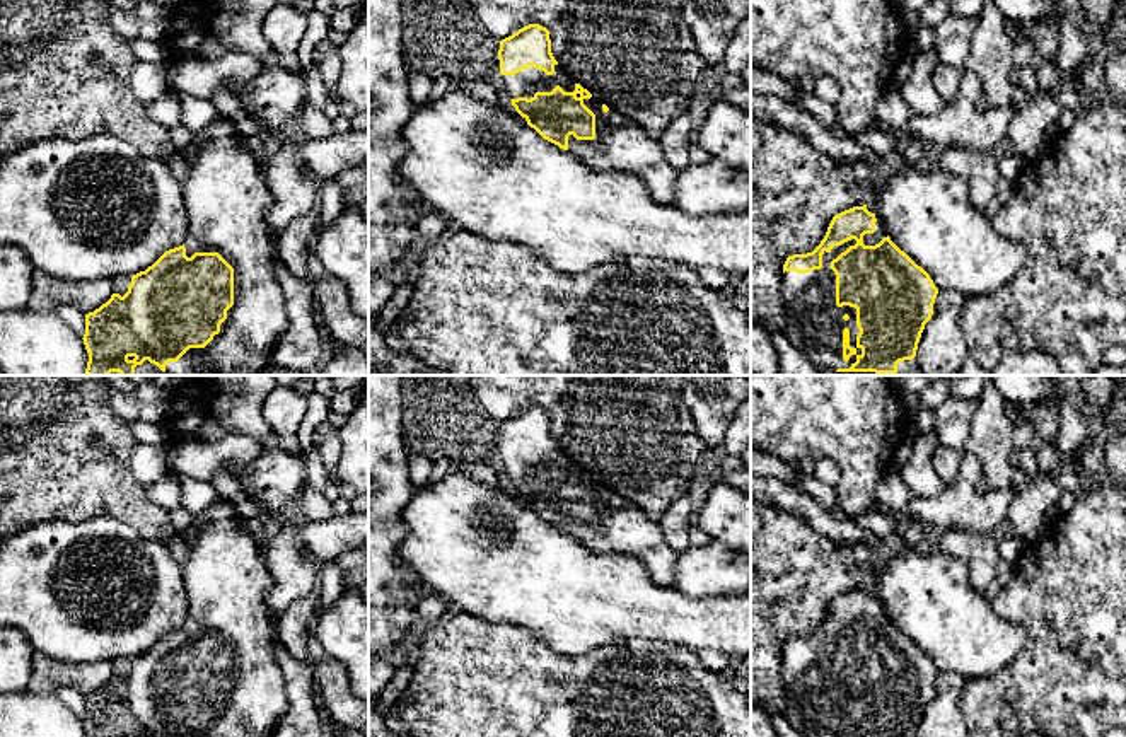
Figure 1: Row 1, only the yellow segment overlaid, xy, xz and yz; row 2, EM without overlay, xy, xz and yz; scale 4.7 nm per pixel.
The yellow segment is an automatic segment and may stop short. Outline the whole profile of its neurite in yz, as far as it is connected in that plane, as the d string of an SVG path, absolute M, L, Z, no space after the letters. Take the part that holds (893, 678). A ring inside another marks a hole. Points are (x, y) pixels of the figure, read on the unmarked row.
M853 589L833 599L812 635L786 640L781 657L785 713L804 737L916 737L937 676L930 657L891 623L875 590Z

